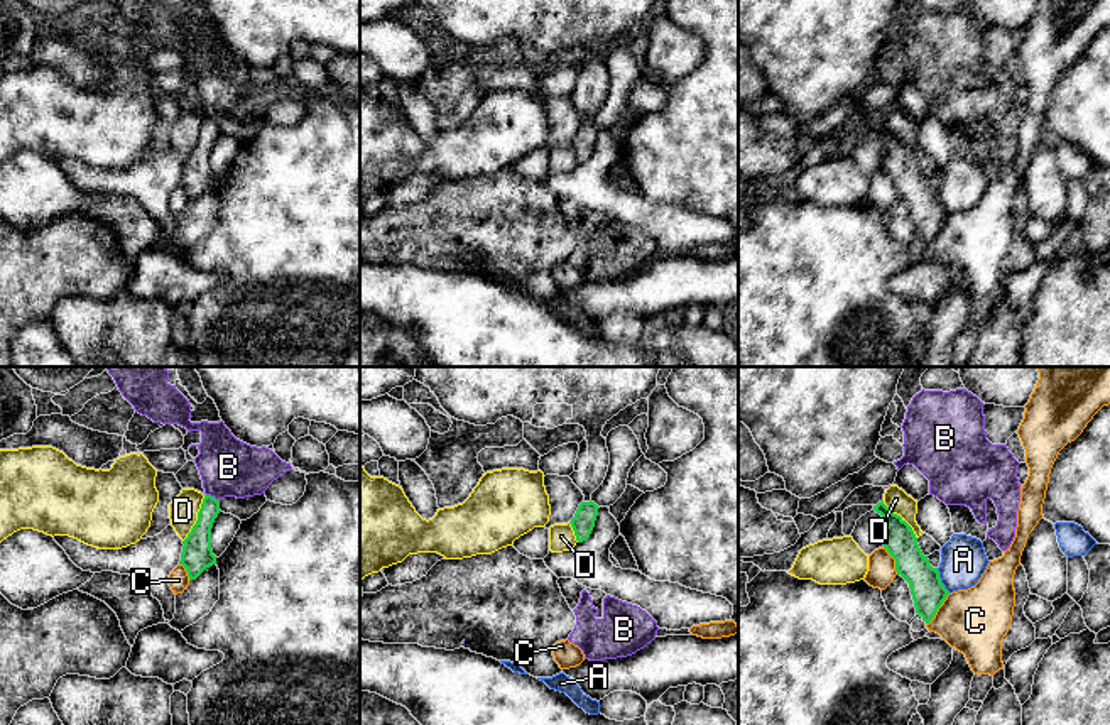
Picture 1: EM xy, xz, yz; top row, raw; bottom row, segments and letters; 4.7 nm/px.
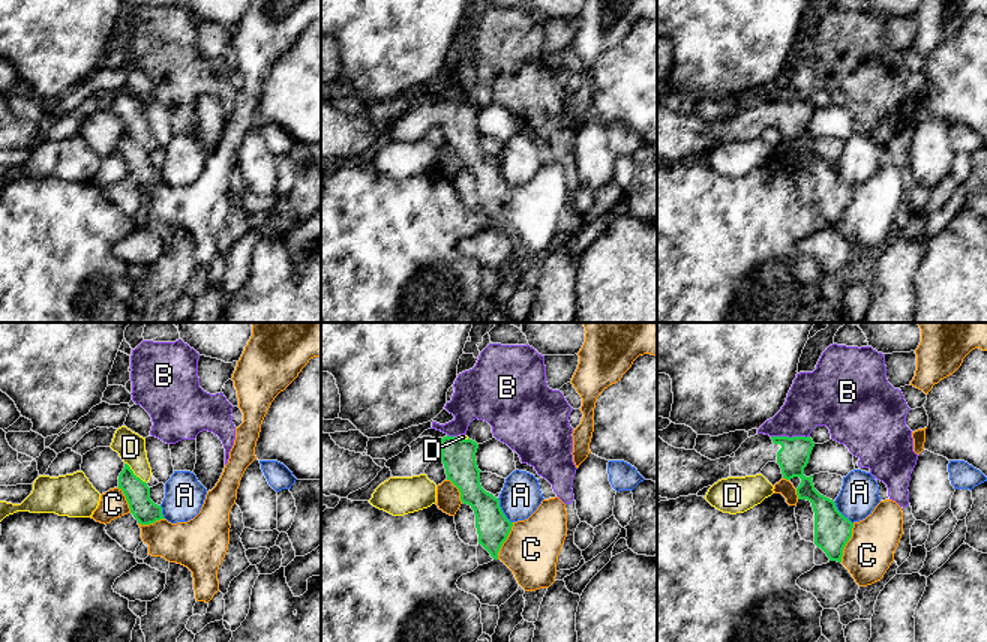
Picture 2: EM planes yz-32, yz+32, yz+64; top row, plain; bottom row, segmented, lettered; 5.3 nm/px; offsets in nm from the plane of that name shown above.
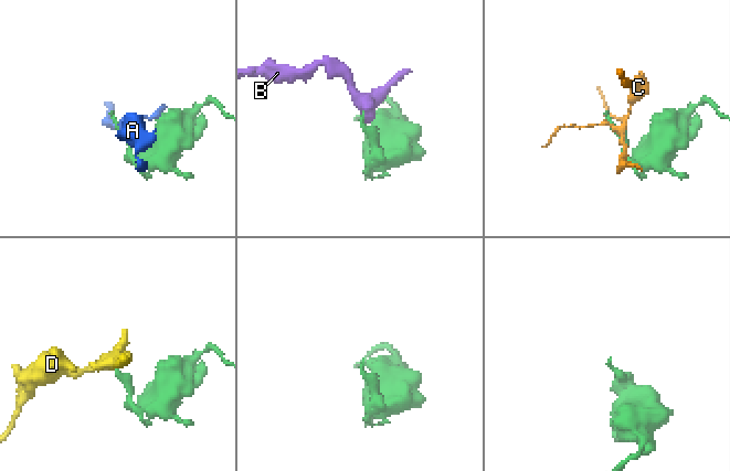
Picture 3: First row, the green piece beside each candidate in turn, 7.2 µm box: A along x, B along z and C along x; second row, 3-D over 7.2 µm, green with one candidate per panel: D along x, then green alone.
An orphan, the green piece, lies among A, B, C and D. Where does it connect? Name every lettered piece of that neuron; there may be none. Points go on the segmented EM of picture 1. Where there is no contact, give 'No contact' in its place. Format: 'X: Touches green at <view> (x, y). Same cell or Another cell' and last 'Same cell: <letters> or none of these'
A: Touches green at yz (940, 580). Another cell
B: Touches green at xy (213, 497). Another cell
C: Touches green at yz (938, 607). Another cell
D: Touches green at xy (198, 519). Another cell
Same cell: none of these

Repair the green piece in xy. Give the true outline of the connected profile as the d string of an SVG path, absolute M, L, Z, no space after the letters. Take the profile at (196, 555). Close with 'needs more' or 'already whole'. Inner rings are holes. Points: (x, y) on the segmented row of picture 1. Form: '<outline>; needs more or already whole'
M204 495L198 521L182 541L179 564L186 568L189 581L196 580L206 568L216 564L216 556L211 549L211 527L220 512L220 500Z; already whole

